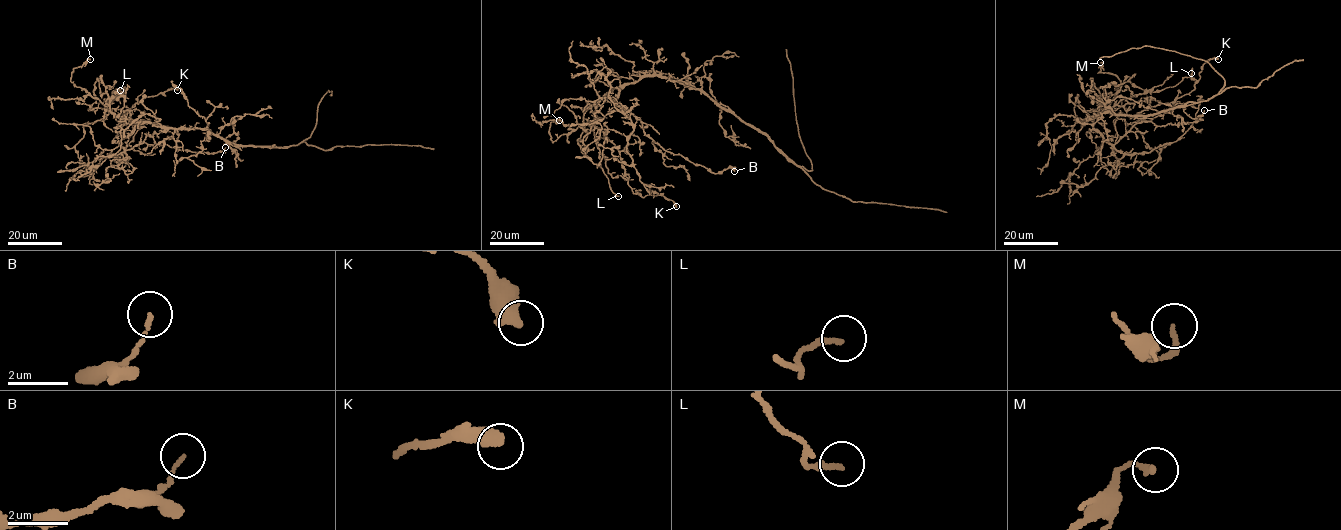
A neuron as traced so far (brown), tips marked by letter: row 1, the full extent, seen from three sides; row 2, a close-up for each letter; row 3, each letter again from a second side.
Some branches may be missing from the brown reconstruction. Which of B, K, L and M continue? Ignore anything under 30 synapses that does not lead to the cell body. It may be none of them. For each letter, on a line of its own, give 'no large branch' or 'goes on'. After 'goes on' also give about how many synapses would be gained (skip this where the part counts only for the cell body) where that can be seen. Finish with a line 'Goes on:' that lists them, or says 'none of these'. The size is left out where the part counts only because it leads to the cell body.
B: no large branch
K: no large branch
L: no large branch
M: no large branch
Goes on: none of these

